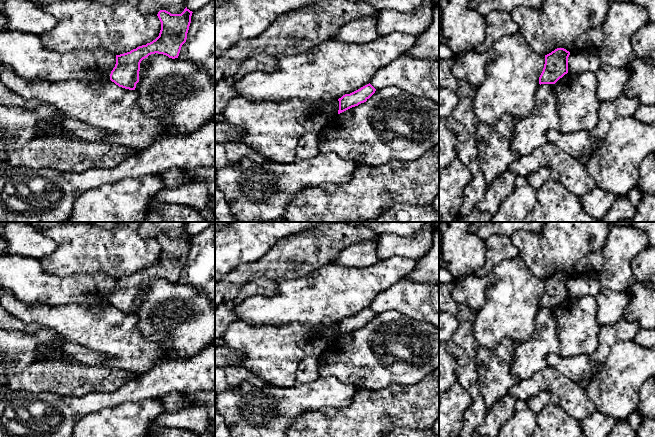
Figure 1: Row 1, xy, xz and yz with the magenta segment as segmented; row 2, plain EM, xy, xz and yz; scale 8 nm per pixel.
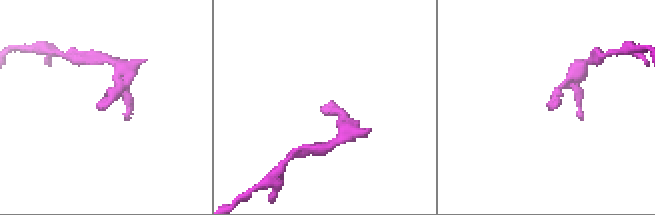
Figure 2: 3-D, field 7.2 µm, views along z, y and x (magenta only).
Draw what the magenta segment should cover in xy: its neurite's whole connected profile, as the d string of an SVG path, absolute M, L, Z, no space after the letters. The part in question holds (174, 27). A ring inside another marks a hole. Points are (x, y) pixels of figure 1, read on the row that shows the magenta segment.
M187 7L181 14L160 10L157 14L161 22L159 36L146 45L116 55L116 64L111 71L110 80L119 87L135 90L139 82L140 63L143 59L155 53L172 59L178 58L181 47L187 39L192 13Z

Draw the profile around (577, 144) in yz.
M552 129L547 132L547 140L584 165L594 151L590 131L587 130L563 133L559 129Z

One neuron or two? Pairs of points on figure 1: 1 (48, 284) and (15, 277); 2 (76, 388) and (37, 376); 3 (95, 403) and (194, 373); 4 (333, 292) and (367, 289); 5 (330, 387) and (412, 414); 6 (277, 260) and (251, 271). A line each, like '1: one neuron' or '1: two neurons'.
1: one neuron
2: one neuron
3: one neuron
4: one neuron
5: two neurons
6: one neuron

